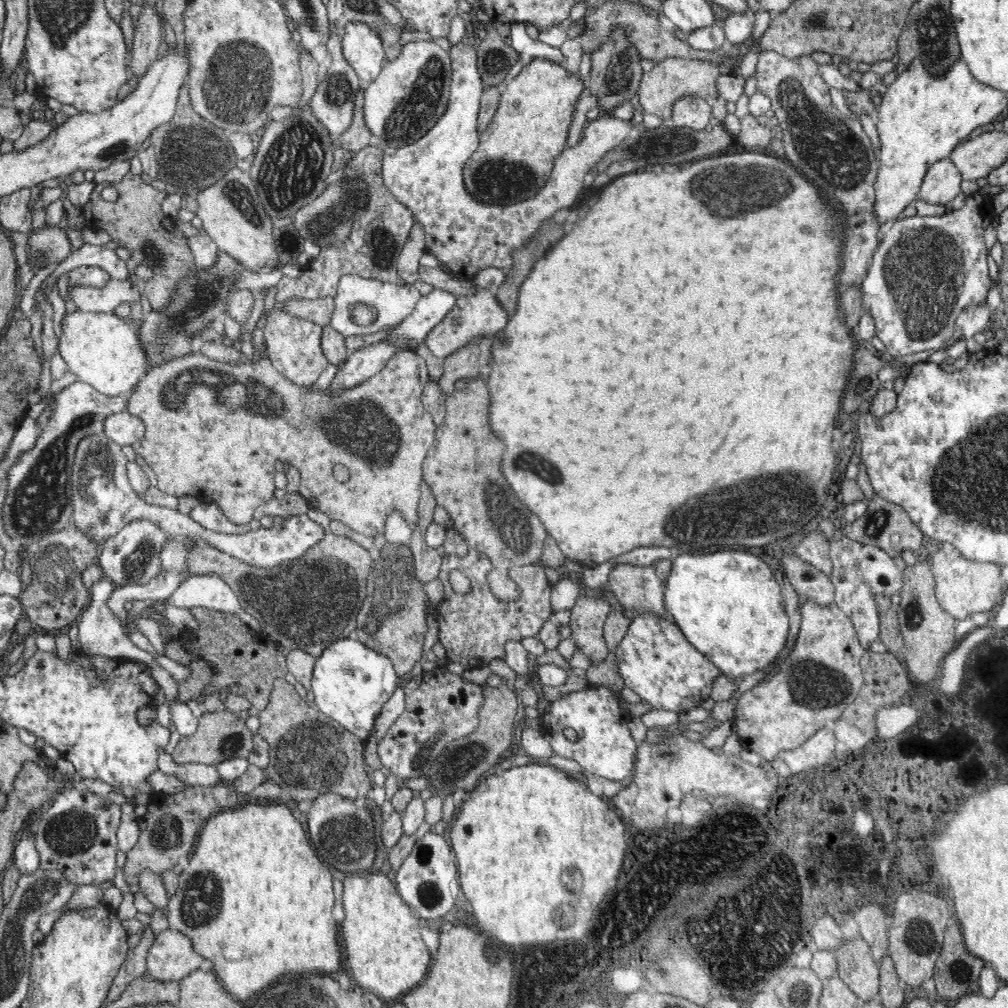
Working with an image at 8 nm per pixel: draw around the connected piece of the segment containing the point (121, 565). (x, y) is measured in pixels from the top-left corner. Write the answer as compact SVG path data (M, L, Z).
M150 519L134 520L134 522L126 524L114 538L108 537L103 542L96 558L97 564L115 587L125 584L146 584L161 570L160 552L162 552L164 544L172 539L168 536L172 535Z

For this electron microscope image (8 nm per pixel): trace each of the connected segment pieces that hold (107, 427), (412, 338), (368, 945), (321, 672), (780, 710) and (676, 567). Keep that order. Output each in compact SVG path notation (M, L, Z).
M128 411L111 414L104 422L103 432L120 446L134 446L145 435L142 419Z
M434 287L431 292L418 299L415 309L385 340L398 349L406 349L409 345L415 349L426 341L428 334L444 320L448 311L455 307L457 298L458 296L447 290Z
M360 873L348 875L342 880L342 906L345 919L341 922L344 940L344 966L350 970L358 990L367 991L387 1003L400 1001L408 991L416 988L427 975L432 956L420 937L418 912L401 897L393 881L384 874Z
M352 636L332 641L322 649L315 659L311 678L316 708L364 741L370 736L376 716L397 686L398 675L392 659L380 653L377 647L368 648L363 641Z
M808 600L800 607L801 620L799 634L795 641L795 649L790 653L787 661L779 665L777 674L767 682L759 682L749 690L746 690L734 707L733 724L735 732L741 742L748 744L750 750L758 754L766 754L766 750L782 748L793 750L804 743L810 736L824 725L832 726L837 721L847 706L855 699L864 682L861 658L866 652L855 631L852 620L840 610L840 607L832 602L830 604L818 604Z
M741 547L723 548L706 554L678 553L672 559L671 573L665 584L664 604L688 643L692 643L720 669L720 676L728 676L738 682L769 665L784 647L789 625L782 586L765 560Z

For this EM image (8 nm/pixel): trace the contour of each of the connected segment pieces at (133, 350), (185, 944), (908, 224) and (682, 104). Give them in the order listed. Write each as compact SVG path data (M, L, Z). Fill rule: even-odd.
M78 307L78 310L71 314L67 311L64 313L60 328L62 328L62 334L58 336L58 352L66 361L69 371L76 375L78 381L85 382L100 394L121 396L121 398L126 399L136 392L140 381L148 376L148 372L152 370L152 365L148 363L146 349L144 349L140 337L125 320L121 320L114 313L82 311Z
M170 927L158 934L147 952L146 971L154 981L176 981L207 966L207 960L194 951L192 940Z
M977 191L967 197L965 206L941 216L919 216L906 217L904 219L896 219L890 223L881 233L877 247L873 252L873 257L868 264L867 273L860 281L862 287L862 308L872 315L875 323L876 336L886 346L886 355L892 360L902 361L904 359L912 359L924 357L927 352L935 351L956 336L956 320L958 315L968 306L972 304L984 304L988 289L990 288L990 279L988 277L988 250L984 241L984 232L993 218L993 211L990 205L990 194Z
M694 95L680 97L672 107L669 124L697 132L708 130L711 119L711 102Z

